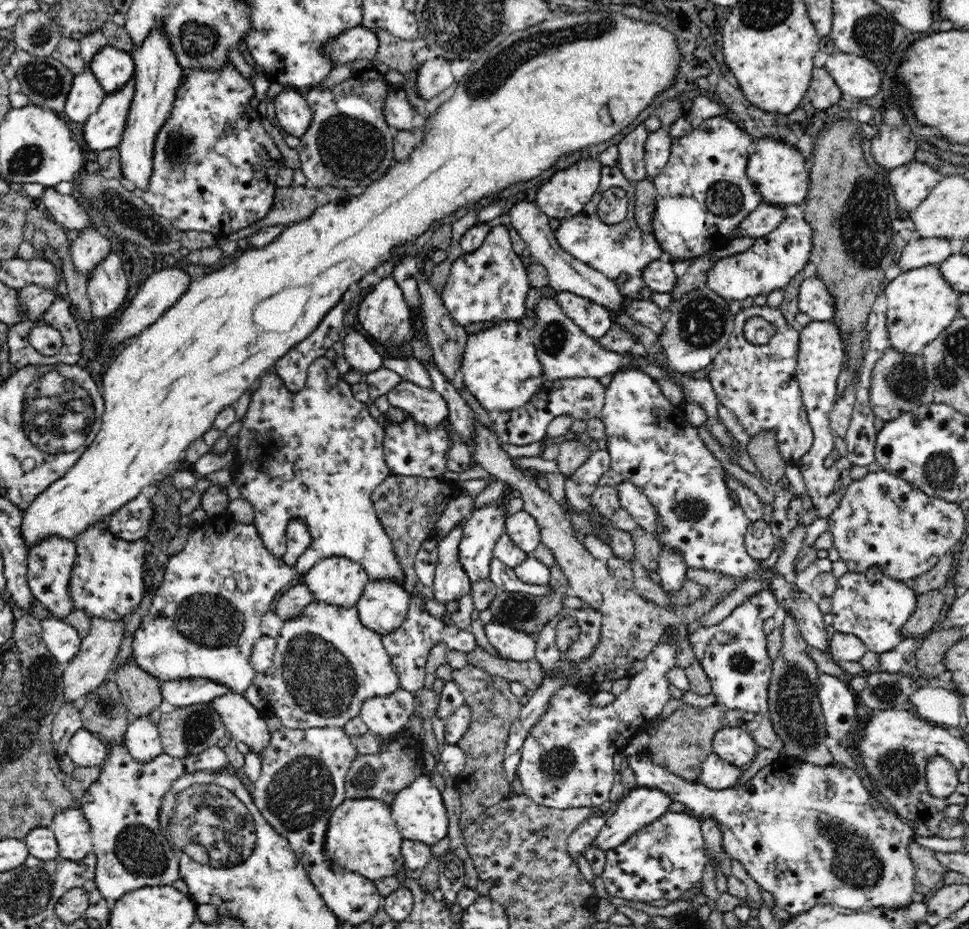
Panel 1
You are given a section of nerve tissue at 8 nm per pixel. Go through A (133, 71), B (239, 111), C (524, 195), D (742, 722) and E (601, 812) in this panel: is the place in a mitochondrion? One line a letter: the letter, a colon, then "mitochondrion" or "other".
A: other
B: other
C: other
D: other
E: other

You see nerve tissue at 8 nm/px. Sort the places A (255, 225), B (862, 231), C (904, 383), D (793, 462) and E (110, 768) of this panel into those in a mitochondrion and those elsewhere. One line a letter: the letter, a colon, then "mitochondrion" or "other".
A: other
B: mitochondrion
C: mitochondrion
D: other
E: other

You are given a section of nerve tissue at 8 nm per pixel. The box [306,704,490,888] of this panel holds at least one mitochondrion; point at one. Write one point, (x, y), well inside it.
(365, 778)

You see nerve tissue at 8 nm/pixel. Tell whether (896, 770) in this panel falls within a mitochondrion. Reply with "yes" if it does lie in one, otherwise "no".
yes

